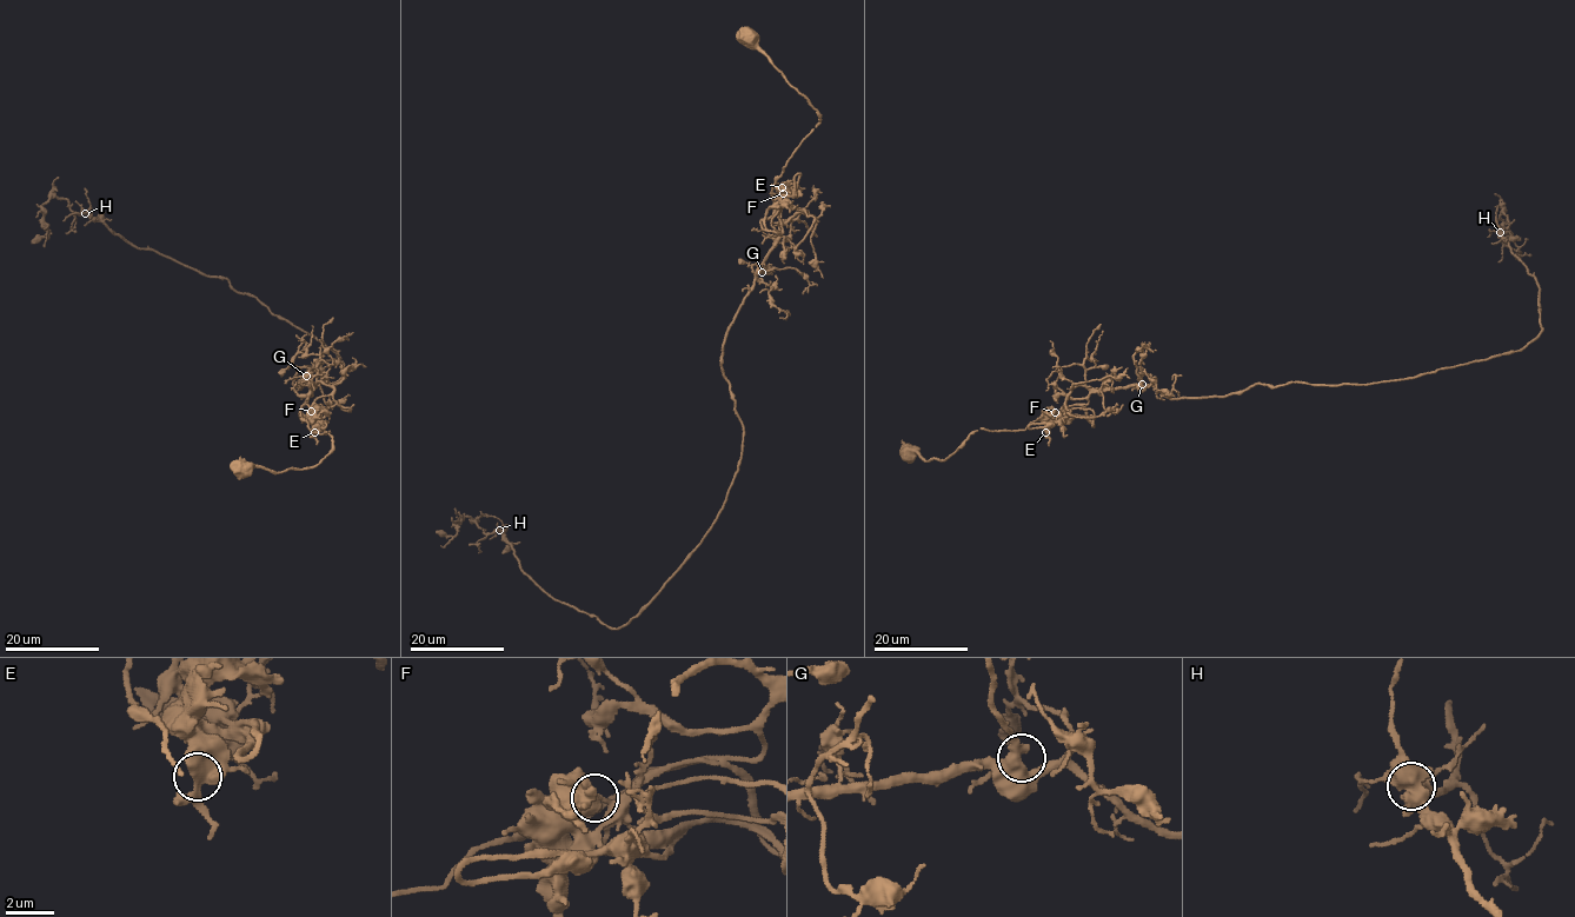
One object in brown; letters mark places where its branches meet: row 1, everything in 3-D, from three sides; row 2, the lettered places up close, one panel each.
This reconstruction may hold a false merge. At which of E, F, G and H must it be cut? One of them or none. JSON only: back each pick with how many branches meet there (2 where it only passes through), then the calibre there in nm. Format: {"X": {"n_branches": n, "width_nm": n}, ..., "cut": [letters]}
{"F": {"n_branches": 2, "width_nm": 550}, "cut": ["F"]}

